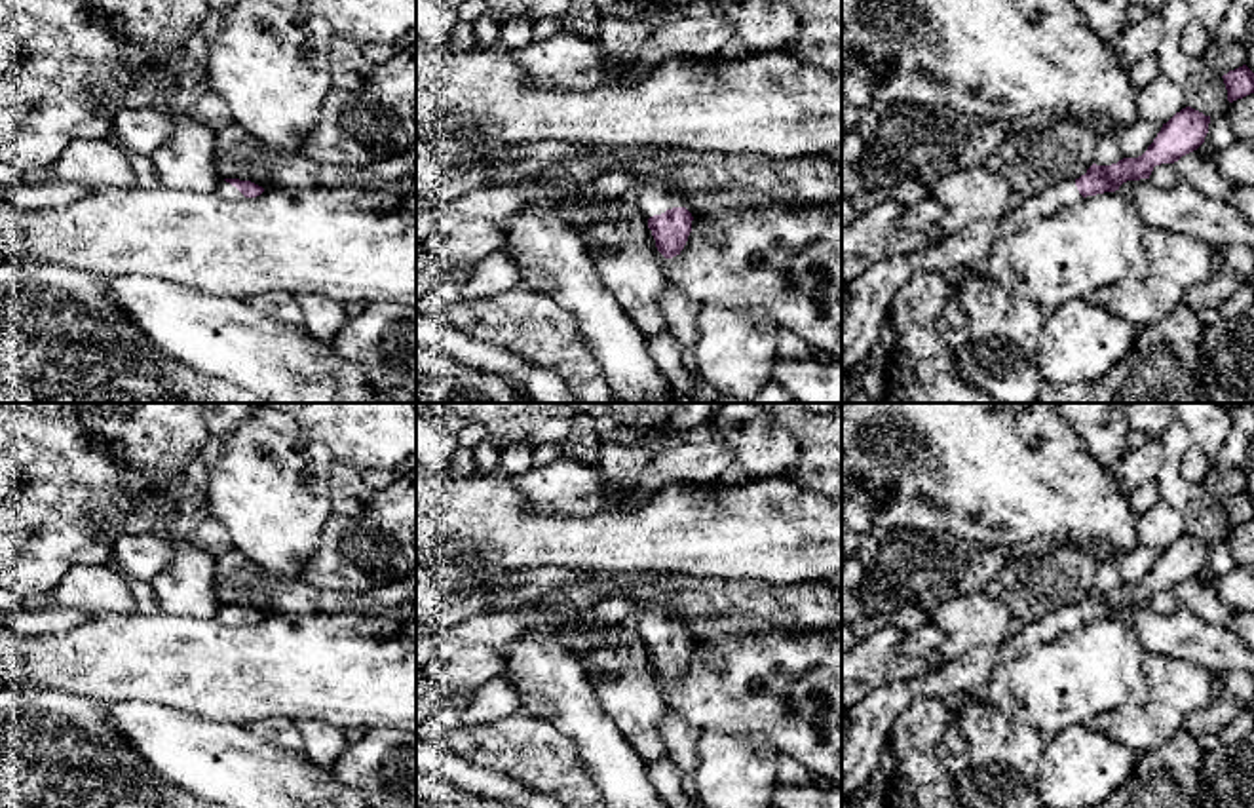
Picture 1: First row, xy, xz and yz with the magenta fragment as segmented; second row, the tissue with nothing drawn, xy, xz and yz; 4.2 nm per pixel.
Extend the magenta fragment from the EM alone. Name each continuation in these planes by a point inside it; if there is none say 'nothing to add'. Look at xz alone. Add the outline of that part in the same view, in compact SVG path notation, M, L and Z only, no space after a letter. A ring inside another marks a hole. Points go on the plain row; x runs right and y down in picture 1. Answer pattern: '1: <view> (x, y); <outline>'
1: xz (652, 624); M665 605L636 610L631 622L646 646L654 641L665 639L667 635L686 633L680 618Z

